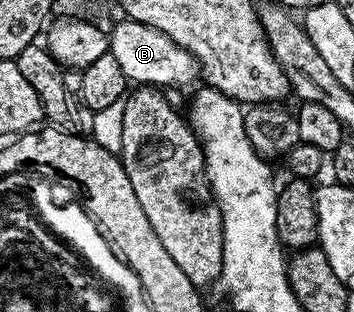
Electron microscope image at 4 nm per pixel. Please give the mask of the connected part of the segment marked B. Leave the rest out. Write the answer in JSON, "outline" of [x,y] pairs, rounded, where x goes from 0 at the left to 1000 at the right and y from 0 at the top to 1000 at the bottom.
{"outline":[[[359,54],[342,64],[305,112],[305,160],[376,269],[444,285],[523,285],[559,253],[559,205],[537,167],[424,80],[401,80]]]}

